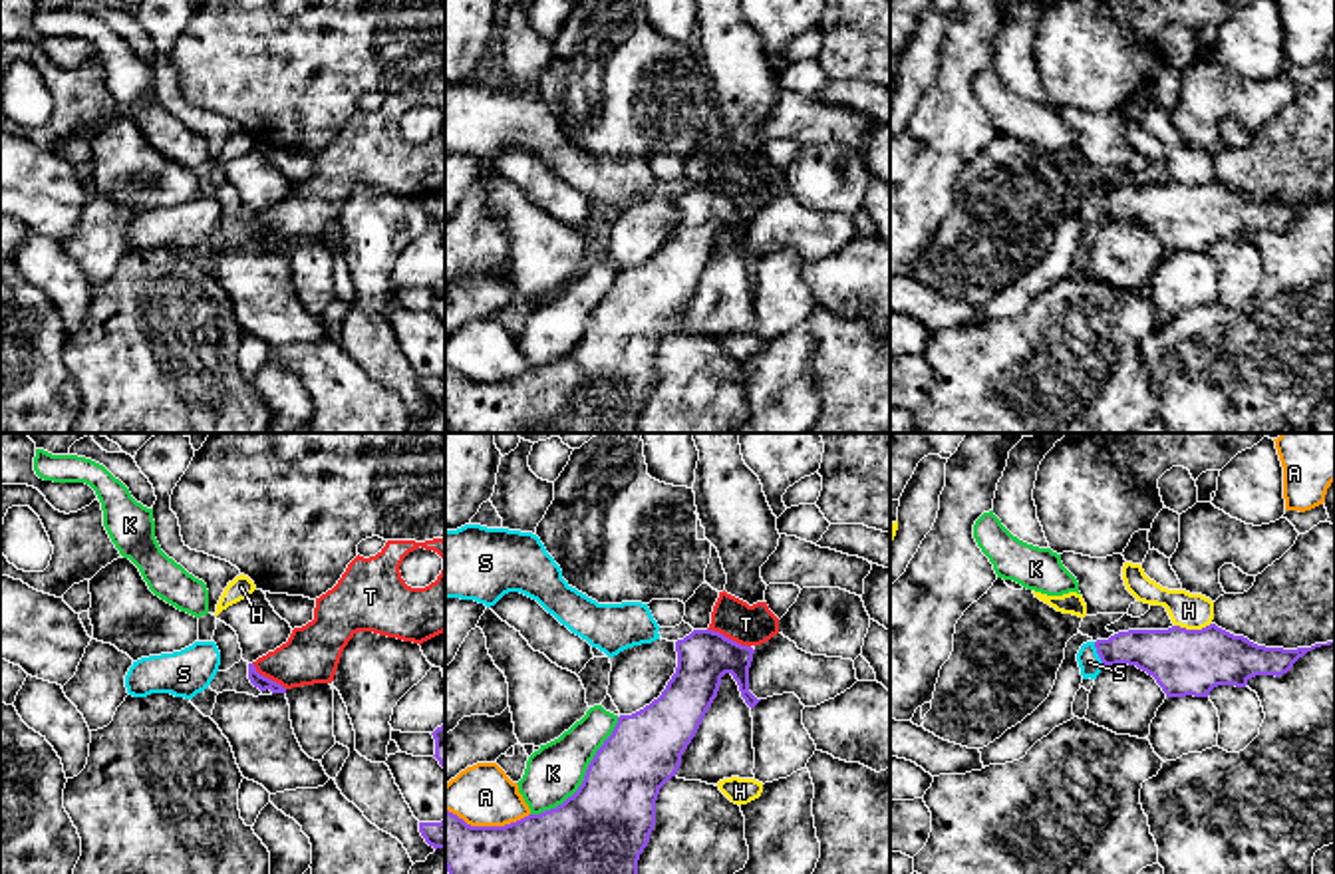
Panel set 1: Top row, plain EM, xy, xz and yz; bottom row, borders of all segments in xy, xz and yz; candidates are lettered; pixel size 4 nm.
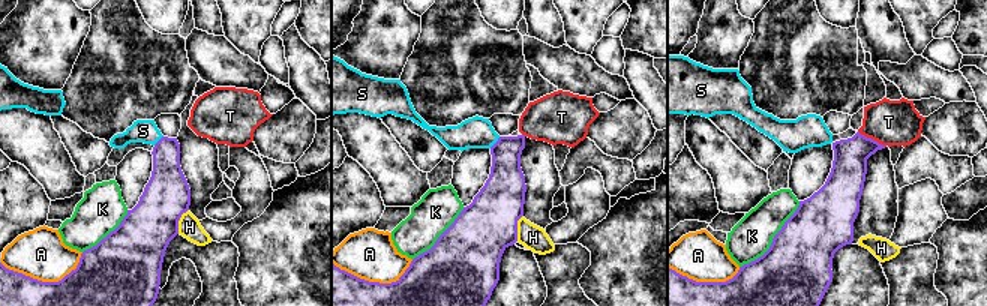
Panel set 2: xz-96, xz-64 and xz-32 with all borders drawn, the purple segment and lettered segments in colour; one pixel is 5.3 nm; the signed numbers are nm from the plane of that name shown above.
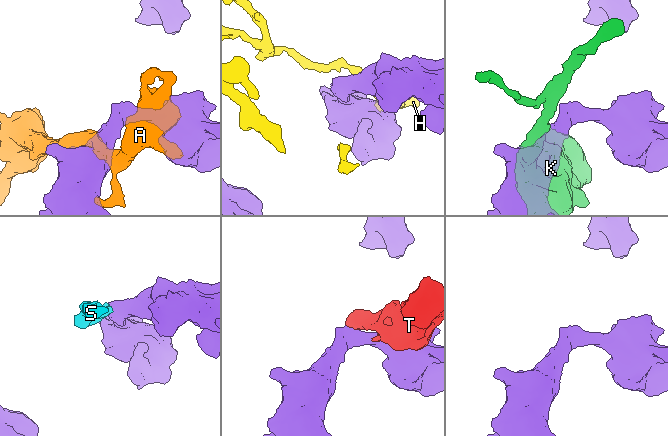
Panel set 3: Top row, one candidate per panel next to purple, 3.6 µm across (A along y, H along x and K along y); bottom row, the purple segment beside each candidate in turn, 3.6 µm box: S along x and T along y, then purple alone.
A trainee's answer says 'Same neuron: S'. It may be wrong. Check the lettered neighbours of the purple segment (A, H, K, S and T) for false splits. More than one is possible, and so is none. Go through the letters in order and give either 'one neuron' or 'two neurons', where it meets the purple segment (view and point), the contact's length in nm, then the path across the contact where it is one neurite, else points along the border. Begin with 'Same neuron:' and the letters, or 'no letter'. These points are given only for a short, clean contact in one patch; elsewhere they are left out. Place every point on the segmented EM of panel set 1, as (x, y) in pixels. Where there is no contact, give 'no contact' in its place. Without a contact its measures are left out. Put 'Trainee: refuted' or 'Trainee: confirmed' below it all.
Same neuron: S
A: two neurons | xz (487, 827) | 340 nm
H: two neurons | yz (1192, 630) | 150 nm
K: two neurons | xz (585, 777) | 550 nm
S: one neuron | yz (1099, 654) | 110 nm | across yz (1161, 654), (1099, 654), (1089, 662)
T: two neurons | xz (728, 638) | 190 nm | along xz (708, 628), (749, 648)
Trainee: confirmed

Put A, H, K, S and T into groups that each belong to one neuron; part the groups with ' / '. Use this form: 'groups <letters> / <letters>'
groups A / H / K / S / T

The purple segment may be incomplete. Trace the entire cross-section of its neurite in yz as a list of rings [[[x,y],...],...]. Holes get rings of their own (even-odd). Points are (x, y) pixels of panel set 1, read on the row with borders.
[[[1210,624],[1202,630],[1172,626],[1168,630],[1128,630],[1118,632],[1109,640],[1087,642],[1081,646],[1077,661],[1083,679],[1097,679],[1105,665],[1128,663],[1152,675],[1166,697],[1208,697],[1218,685],[1246,687],[1256,675],[1279,677],[1287,673],[1307,652],[1331,644],[1335,642],[1297,650],[1265,648],[1250,642],[1244,636],[1234,636],[1216,624]]]

